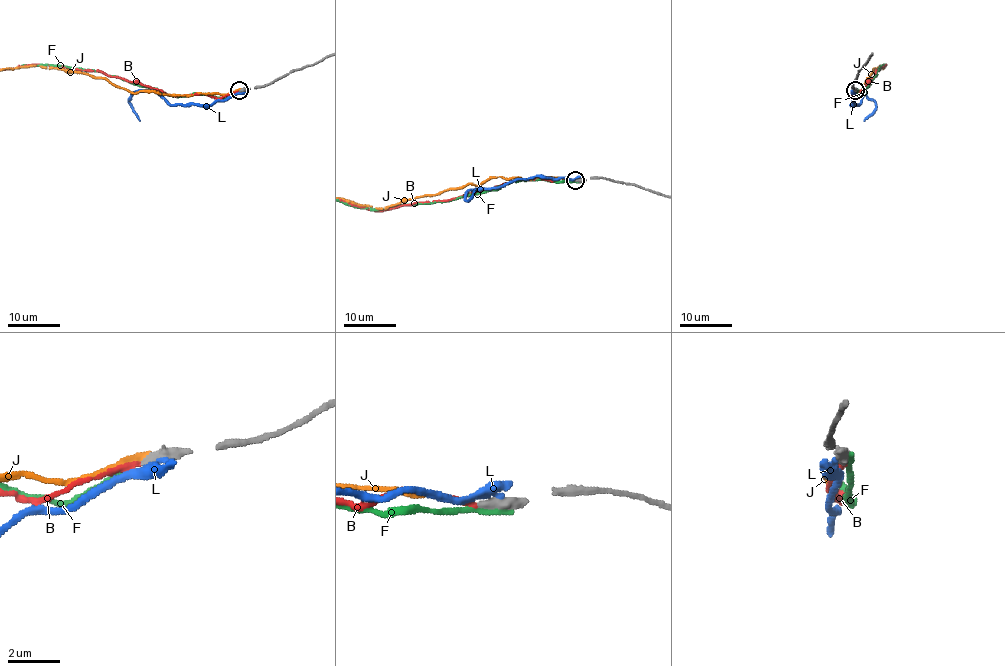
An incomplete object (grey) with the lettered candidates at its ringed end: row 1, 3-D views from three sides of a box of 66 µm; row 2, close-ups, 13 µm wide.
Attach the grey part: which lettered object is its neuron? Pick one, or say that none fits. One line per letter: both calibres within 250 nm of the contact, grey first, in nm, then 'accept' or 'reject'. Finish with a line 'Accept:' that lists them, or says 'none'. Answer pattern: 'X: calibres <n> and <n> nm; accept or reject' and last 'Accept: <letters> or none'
B: calibres 400 and 220 nm; accept
F: calibres 550 and 240 nm; reject
J: calibres 500 and 280 nm; reject
L: calibres 550 and 500 nm; reject
Accept: B

